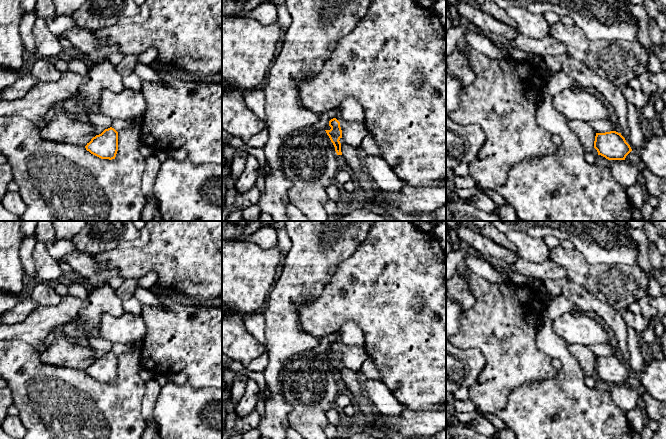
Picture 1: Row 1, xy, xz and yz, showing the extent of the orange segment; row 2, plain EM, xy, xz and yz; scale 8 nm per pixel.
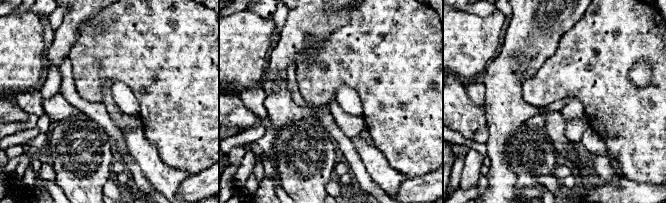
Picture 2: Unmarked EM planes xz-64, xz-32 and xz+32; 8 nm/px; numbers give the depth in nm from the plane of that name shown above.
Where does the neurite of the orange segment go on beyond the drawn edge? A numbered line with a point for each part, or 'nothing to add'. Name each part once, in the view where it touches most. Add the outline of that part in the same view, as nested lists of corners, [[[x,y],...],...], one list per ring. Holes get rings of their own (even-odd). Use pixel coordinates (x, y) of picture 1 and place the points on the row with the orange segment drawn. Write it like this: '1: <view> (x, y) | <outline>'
nothing to add

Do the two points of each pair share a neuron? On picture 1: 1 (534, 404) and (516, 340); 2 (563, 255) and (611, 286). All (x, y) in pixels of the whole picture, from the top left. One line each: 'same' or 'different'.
1: different
2: same

